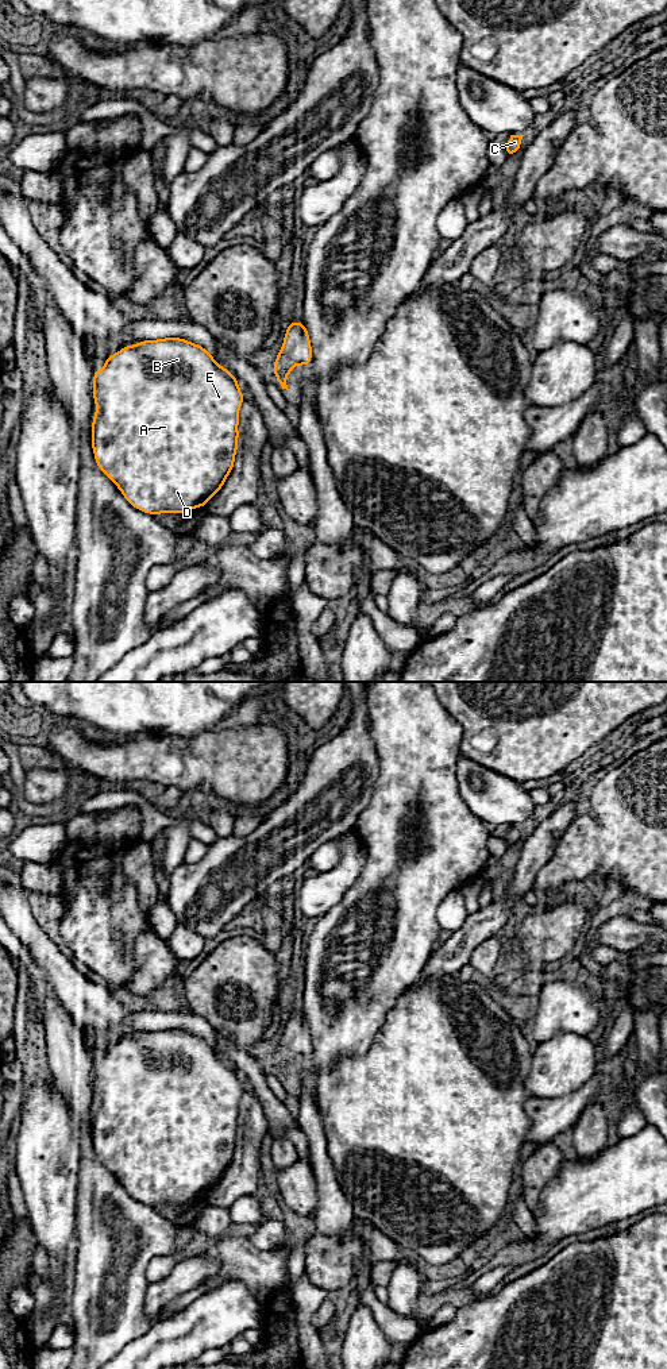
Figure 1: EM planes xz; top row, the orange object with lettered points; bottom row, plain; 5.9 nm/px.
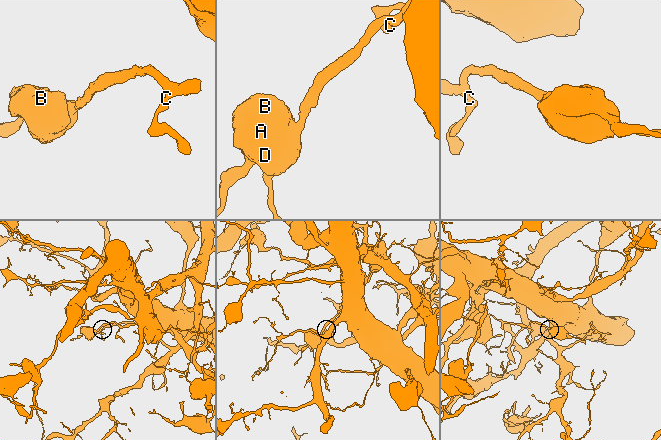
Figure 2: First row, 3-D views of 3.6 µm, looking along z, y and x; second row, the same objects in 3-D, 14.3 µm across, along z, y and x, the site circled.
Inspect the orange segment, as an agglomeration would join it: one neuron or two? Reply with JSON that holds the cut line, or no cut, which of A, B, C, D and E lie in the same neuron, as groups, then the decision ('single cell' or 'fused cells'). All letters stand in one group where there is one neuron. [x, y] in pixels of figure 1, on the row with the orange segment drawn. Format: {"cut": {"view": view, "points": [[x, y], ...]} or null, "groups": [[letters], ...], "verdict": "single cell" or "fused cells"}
{"cut": null, "groups": [["A", "B", "C", "D", "E"]], "verdict": "single cell"}

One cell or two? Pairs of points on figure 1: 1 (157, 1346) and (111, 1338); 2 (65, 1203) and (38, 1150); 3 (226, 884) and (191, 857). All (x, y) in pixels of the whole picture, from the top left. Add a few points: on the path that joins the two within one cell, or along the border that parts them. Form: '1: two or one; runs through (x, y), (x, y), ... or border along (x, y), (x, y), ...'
1: two; border along (154, 1322), (145, 1333), (128, 1341), (115, 1354)
2: one; runs through (54, 1190), (49, 1184), (46, 1164)
3: two; border along (208, 847), (200, 860), (185, 863)

